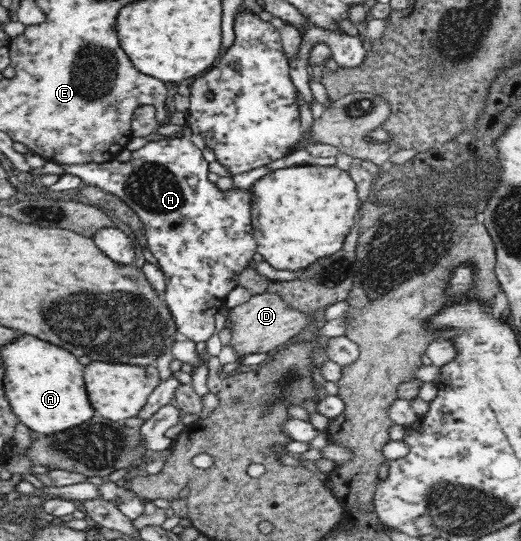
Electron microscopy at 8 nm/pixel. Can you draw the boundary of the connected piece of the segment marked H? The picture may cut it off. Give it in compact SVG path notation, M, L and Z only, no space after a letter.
M184 125L182 130L183 134L181 137L165 137L161 140L147 141L145 137L134 137L132 138L126 148L131 151L130 161L126 163L120 163L117 160L108 161L106 163L88 163L86 165L61 165L62 169L66 174L78 176L82 179L82 182L92 185L94 187L99 187L100 190L108 192L115 196L118 196L122 202L125 202L136 214L139 215L141 221L144 223L144 228L146 231L146 237L148 238L148 248L151 253L156 257L159 267L164 272L164 278L166 278L166 291L164 291L163 300L169 307L170 312L172 312L173 320L175 321L177 330L183 337L186 337L194 342L207 341L214 330L216 329L216 324L214 323L214 315L218 311L226 307L227 296L229 295L231 289L238 286L237 275L241 274L245 267L253 266L255 263L253 261L253 255L257 252L257 243L254 240L254 230L252 230L252 220L251 220L251 208L252 208L252 192L249 190L241 191L238 189L230 189L230 191L221 191L218 189L216 183L210 183L208 181L209 174L209 163L206 162L204 156L202 156L202 150L200 150L191 140L191 129Z

